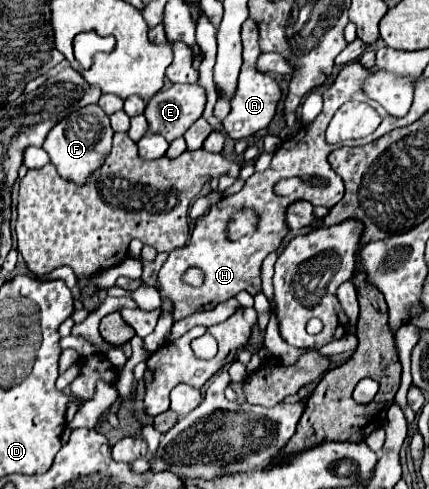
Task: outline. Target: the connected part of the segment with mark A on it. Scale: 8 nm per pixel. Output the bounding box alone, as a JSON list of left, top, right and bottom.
[223,19,281,141]

